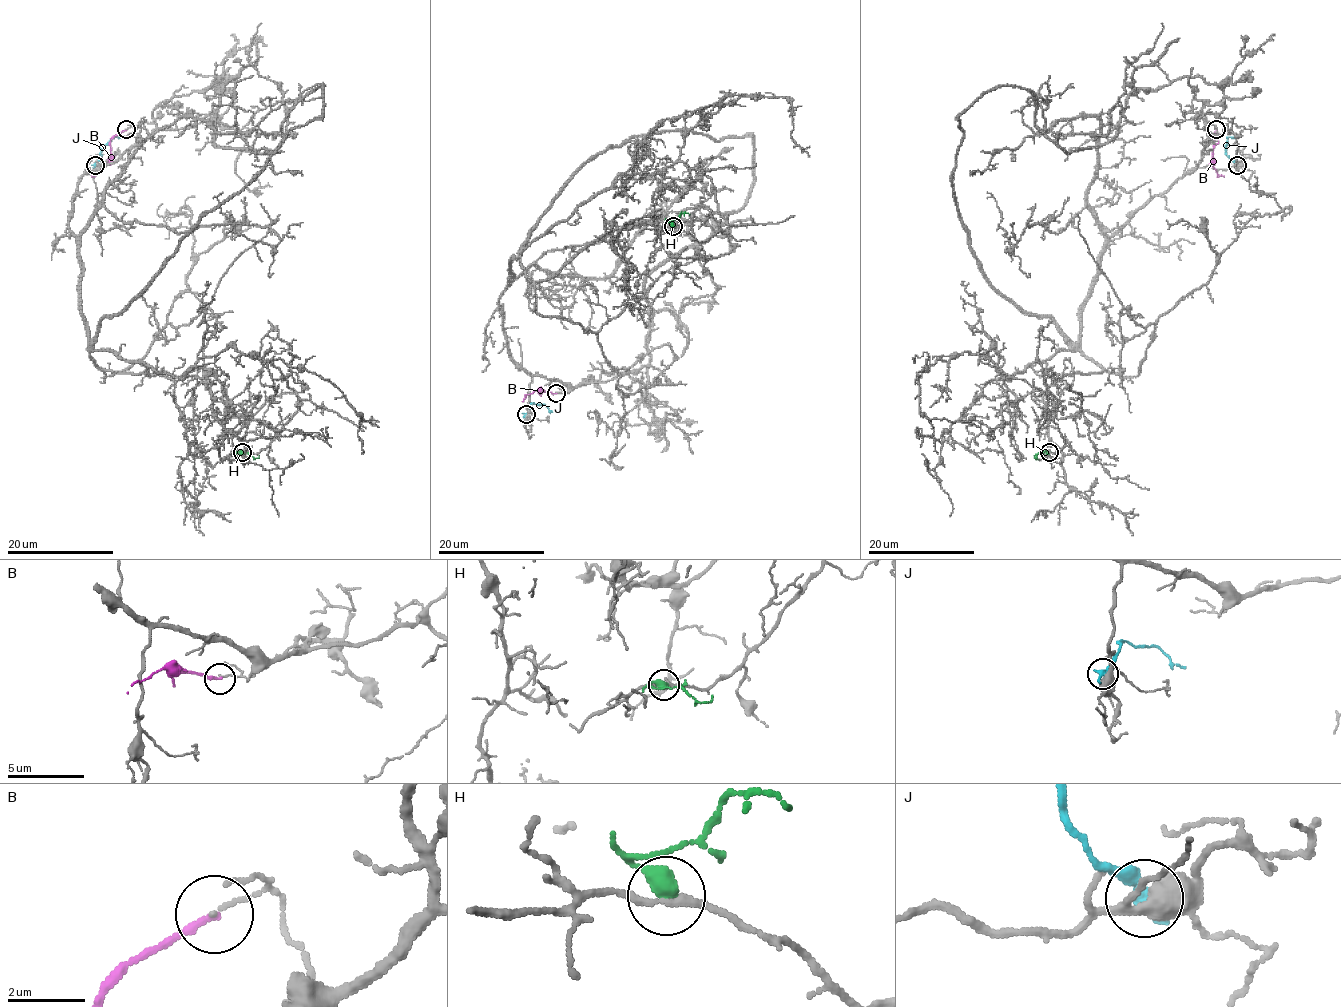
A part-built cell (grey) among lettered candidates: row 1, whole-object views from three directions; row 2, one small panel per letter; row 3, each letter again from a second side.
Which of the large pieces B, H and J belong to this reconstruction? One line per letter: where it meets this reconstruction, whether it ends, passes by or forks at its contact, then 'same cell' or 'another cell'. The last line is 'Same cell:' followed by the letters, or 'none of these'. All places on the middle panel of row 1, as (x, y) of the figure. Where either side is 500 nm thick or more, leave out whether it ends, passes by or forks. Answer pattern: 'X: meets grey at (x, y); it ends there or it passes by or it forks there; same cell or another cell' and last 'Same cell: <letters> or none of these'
B: meets grey at (556, 393); it ends there; another cell
H: meets grey at (673, 226); it ends there; another cell
J: meets grey at (526, 414); it ends there; another cell
Same cell: none of these

